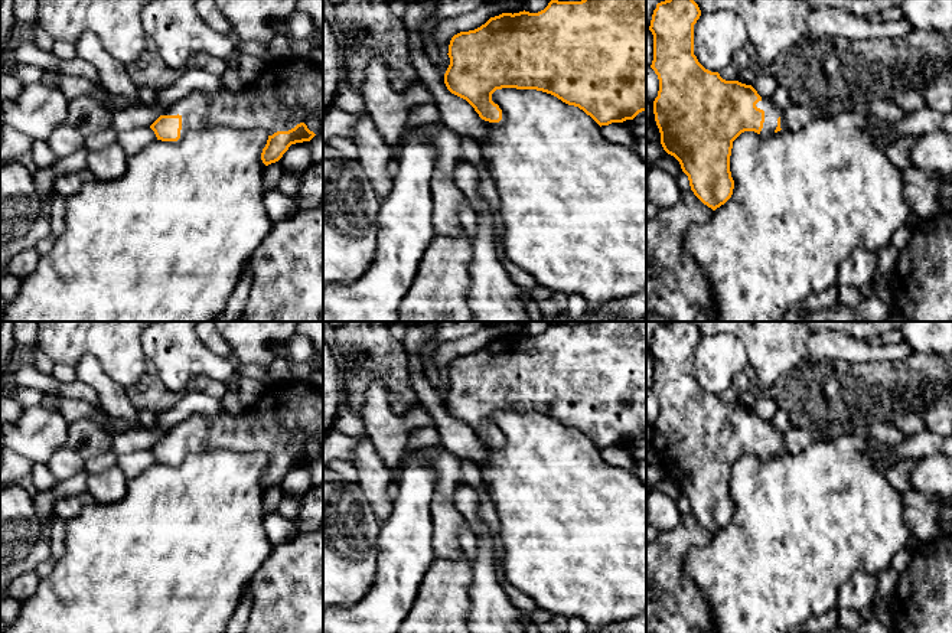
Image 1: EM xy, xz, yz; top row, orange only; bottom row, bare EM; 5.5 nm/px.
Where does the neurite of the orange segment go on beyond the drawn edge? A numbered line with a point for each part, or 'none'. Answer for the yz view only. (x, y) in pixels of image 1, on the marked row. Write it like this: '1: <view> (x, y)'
1: yz (772, 113)

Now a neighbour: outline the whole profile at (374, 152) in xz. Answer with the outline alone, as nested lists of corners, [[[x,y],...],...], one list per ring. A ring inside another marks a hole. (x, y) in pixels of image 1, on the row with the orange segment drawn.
[[[369,114],[355,117],[353,141],[359,153],[358,161],[368,174],[375,195],[384,200],[392,189],[387,166],[395,156]]]

